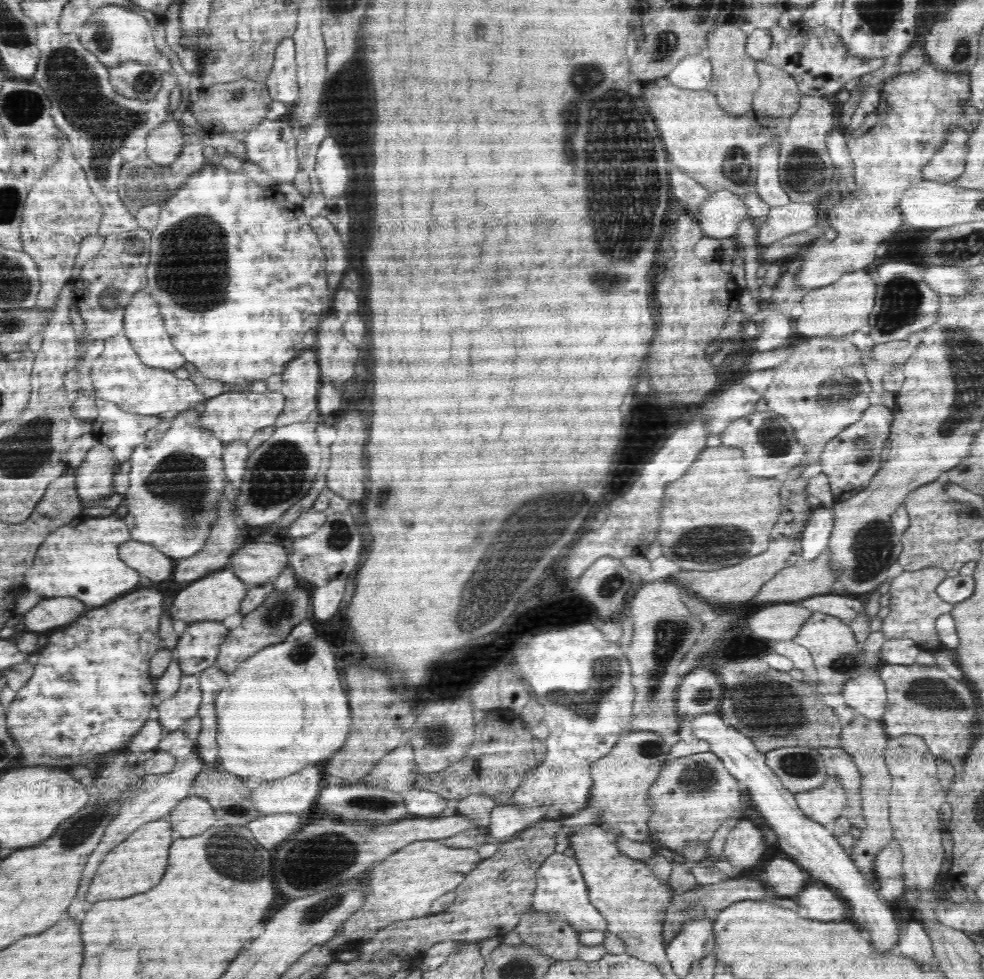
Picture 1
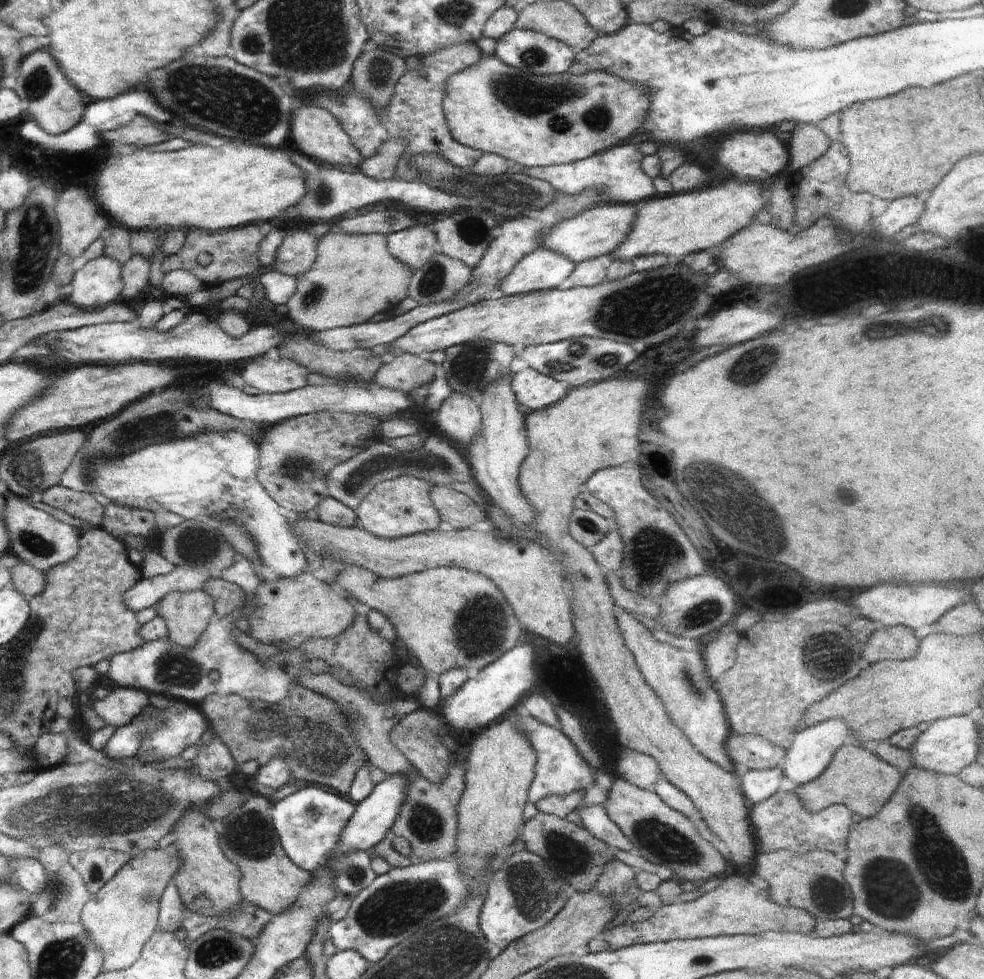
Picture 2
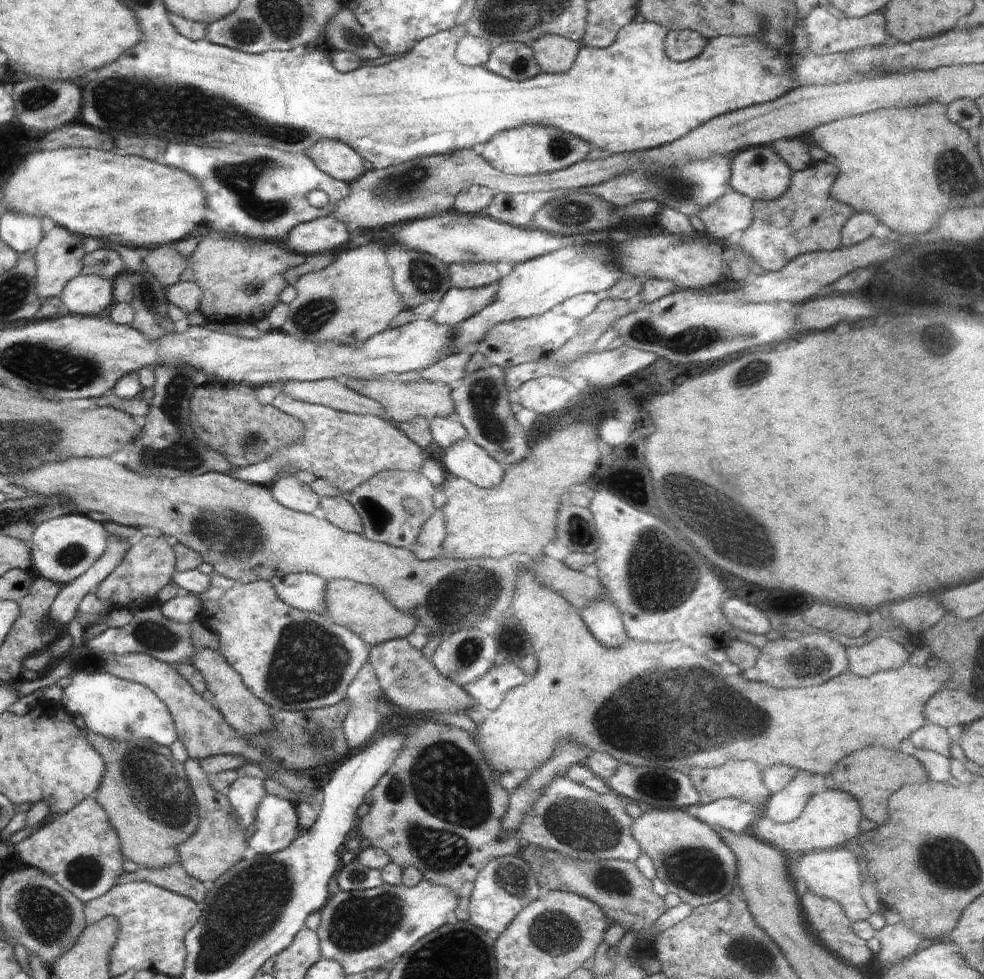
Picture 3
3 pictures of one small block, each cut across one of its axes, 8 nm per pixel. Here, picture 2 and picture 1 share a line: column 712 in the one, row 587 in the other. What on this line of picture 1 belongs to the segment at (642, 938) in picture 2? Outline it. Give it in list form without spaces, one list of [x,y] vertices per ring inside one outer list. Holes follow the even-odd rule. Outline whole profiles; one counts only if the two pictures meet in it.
[[[934,566],[914,572],[904,571],[890,580],[890,611],[881,626],[885,641],[908,638],[922,649],[932,651],[941,648],[935,629],[936,619],[944,613],[950,613],[954,605],[942,600],[936,589],[949,574],[944,569]]]

